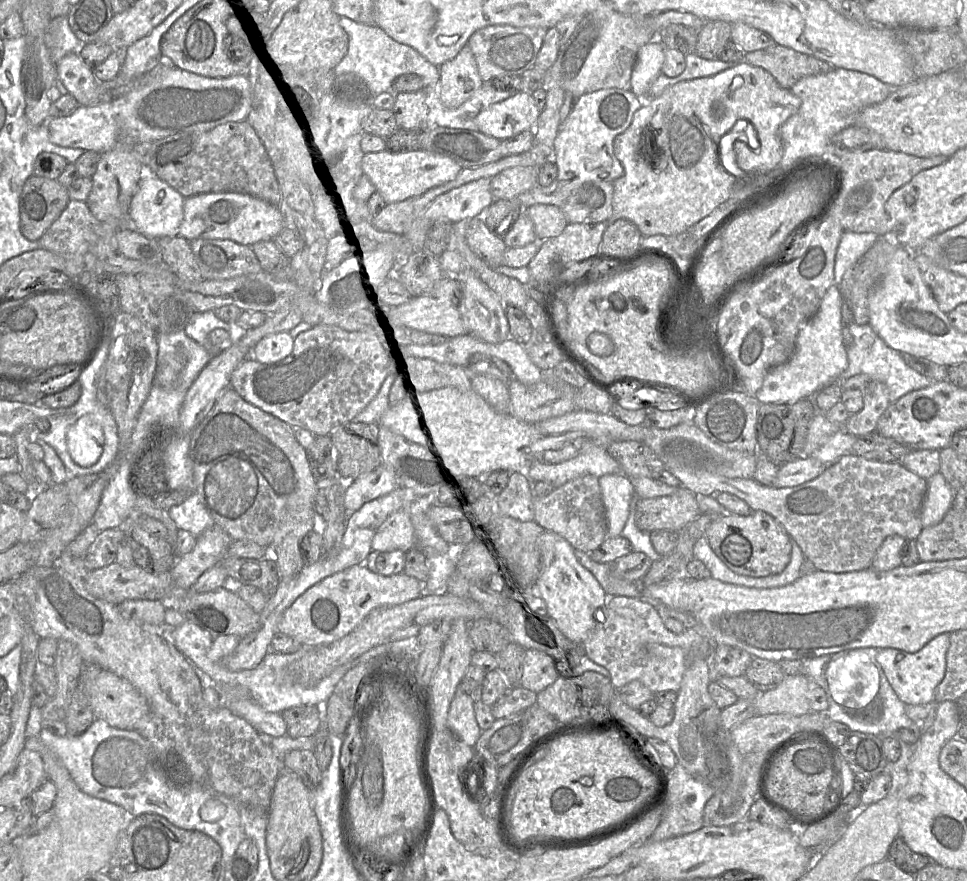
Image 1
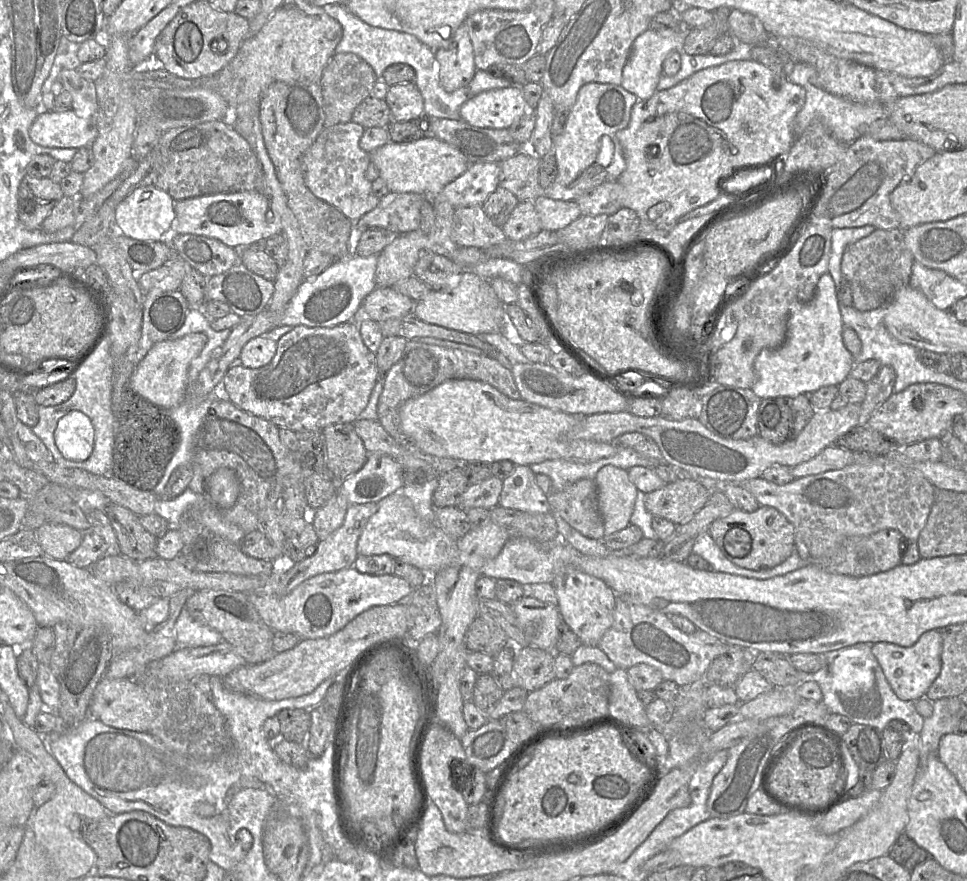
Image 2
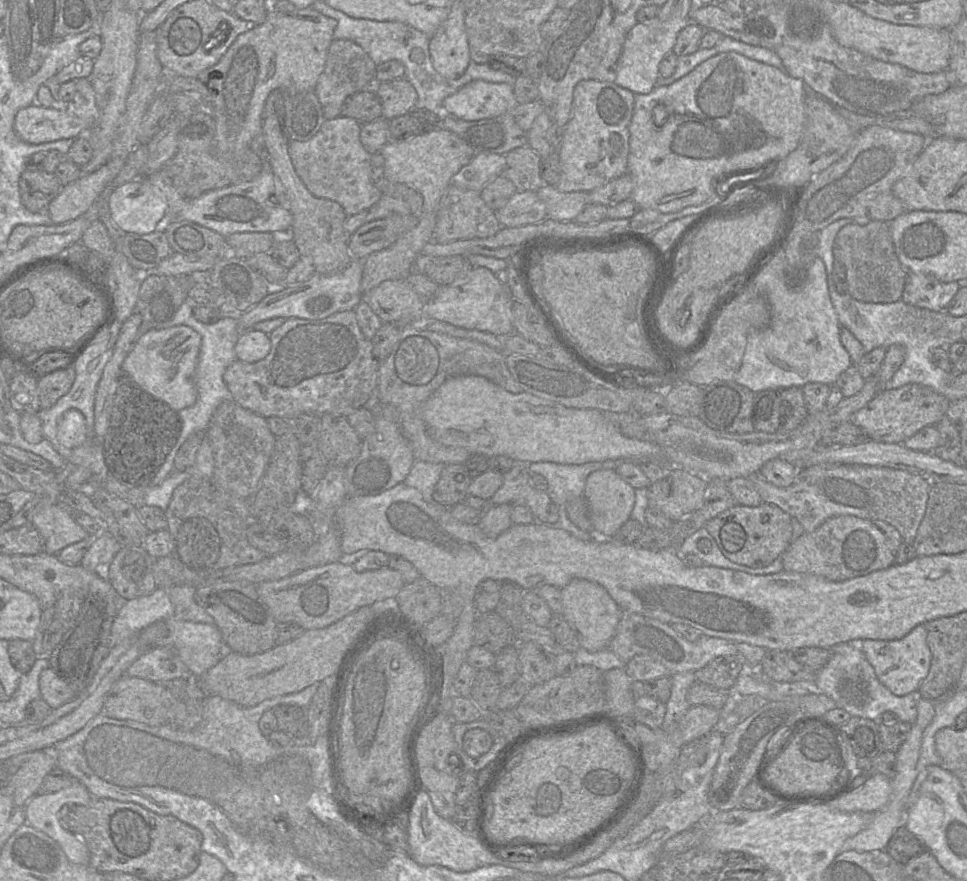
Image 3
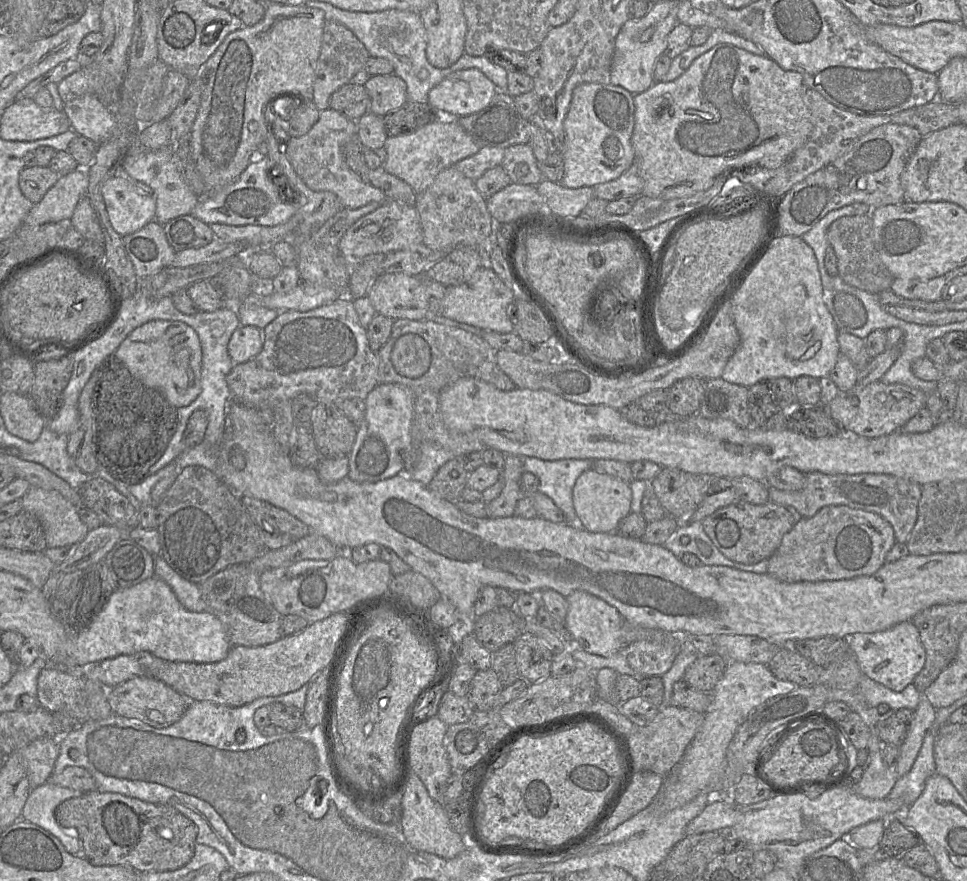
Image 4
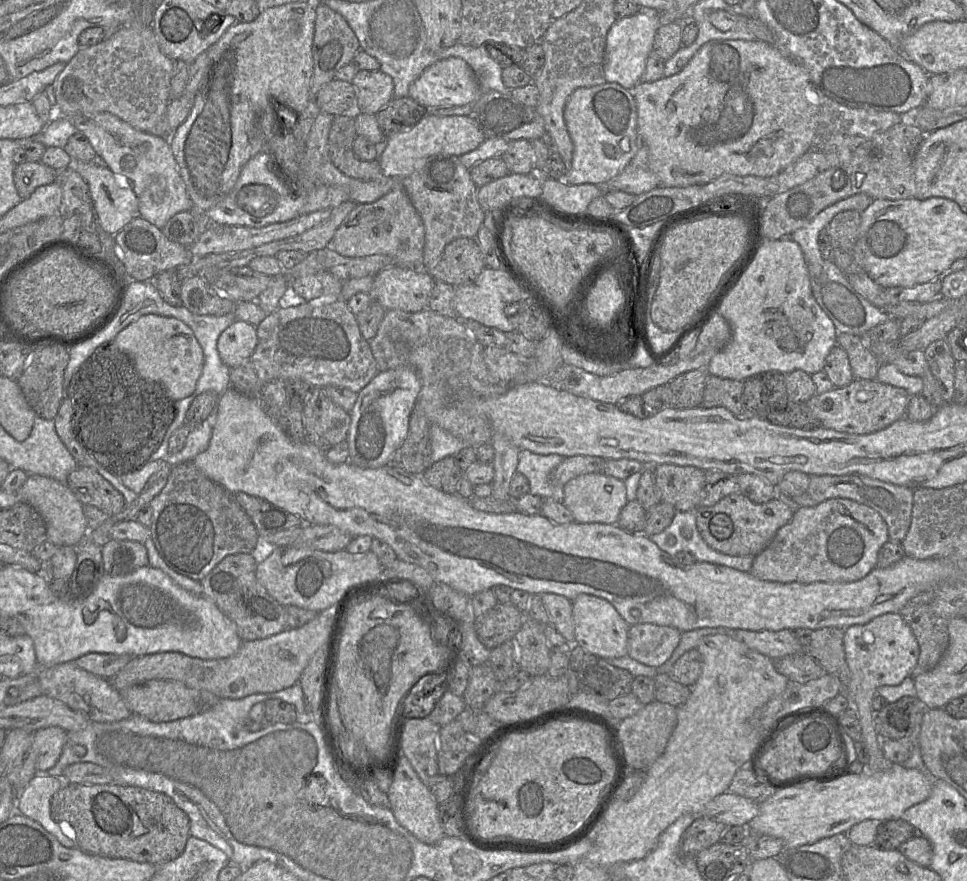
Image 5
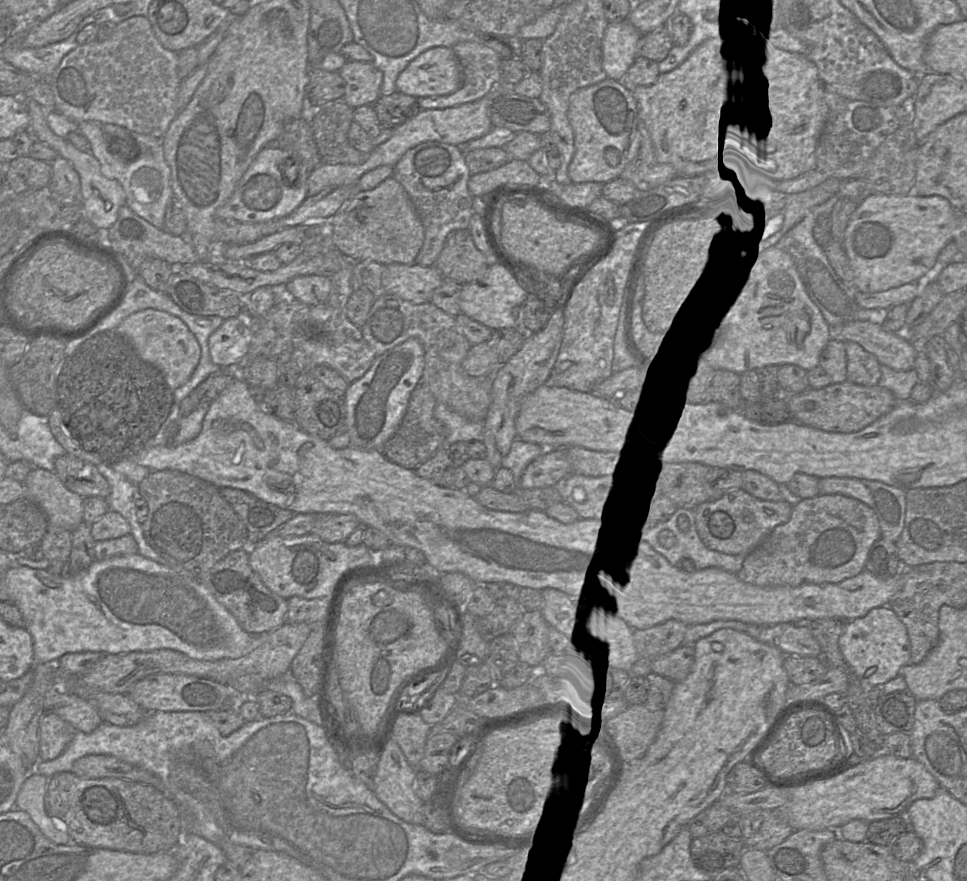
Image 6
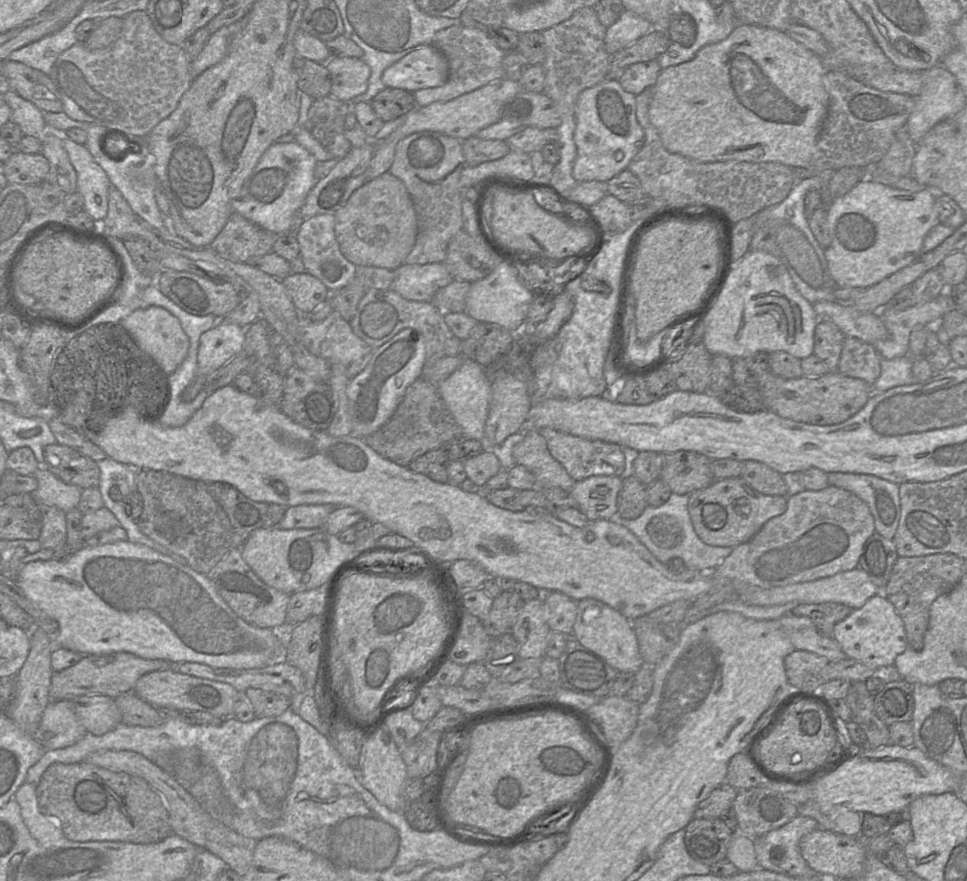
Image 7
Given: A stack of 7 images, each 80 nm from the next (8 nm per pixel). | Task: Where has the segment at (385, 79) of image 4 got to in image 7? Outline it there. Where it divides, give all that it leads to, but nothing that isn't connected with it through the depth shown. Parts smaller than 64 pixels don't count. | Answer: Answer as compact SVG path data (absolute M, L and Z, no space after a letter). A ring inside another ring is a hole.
M332 55L323 65L331 77L330 96L348 103L366 92L371 69L361 59Z

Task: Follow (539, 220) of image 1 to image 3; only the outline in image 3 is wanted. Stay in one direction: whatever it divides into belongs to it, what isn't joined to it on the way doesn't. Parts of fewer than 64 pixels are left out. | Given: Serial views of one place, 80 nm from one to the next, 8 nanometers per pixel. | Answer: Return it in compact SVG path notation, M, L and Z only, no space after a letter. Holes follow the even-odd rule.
M545 183L536 194L546 207L547 218L556 221L575 220L585 206L590 204L588 192L562 192Z

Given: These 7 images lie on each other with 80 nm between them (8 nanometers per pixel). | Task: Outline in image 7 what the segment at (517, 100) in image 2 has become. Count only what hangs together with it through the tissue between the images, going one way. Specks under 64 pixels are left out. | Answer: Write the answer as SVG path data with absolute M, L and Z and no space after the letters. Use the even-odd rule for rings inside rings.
M423 45L385 69L381 79L386 87L413 93L444 85L448 75L445 55L433 45Z

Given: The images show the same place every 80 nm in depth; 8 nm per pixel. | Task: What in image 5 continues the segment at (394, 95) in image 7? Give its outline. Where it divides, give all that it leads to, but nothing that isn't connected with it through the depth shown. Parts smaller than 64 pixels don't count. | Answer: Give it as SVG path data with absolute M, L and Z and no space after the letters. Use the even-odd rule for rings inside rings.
M410 97L393 98L376 117L380 129L390 138L394 134L407 131L428 115L427 108Z

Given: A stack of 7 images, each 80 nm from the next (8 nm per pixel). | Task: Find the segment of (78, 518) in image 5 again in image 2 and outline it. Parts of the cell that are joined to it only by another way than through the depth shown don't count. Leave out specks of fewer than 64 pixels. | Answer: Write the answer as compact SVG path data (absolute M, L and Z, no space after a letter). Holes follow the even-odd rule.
M45 523L35 531L44 553L54 559L67 560L83 541L83 532L57 523Z

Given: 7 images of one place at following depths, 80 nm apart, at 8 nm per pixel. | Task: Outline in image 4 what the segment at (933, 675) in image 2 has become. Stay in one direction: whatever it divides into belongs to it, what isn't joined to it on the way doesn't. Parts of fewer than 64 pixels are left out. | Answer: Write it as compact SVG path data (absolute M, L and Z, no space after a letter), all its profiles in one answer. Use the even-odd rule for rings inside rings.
M911 621L900 622L888 630L875 633L855 633L845 637L850 653L856 658L862 672L887 688L900 692L913 683L925 664L926 653L917 627Z

